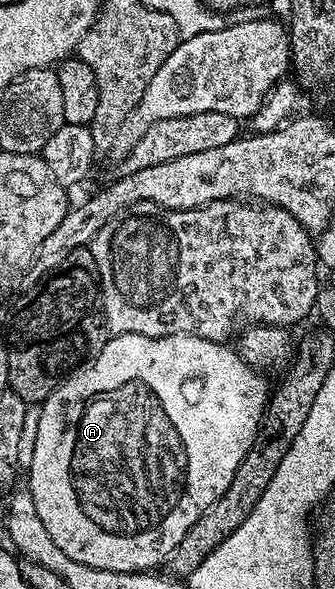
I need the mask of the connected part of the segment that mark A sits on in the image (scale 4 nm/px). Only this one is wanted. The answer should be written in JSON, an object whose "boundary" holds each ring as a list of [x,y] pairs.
{"boundary":[[[115,334],[108,339],[107,344],[101,350],[101,354],[97,354],[93,359],[88,360],[86,364],[75,368],[68,372],[66,376],[60,379],[59,385],[49,394],[49,398],[44,400],[41,407],[41,423],[37,426],[37,446],[33,446],[33,462],[29,469],[29,475],[26,487],[29,489],[33,503],[37,506],[37,518],[41,518],[41,523],[45,525],[45,530],[49,530],[49,538],[53,538],[53,542],[58,548],[64,552],[69,558],[73,558],[73,562],[85,562],[85,566],[93,566],[101,570],[109,570],[110,572],[149,572],[158,569],[158,564],[161,565],[171,556],[186,531],[223,494],[229,489],[230,482],[233,481],[237,468],[241,465],[241,460],[245,458],[245,454],[249,452],[249,448],[253,446],[254,438],[259,432],[260,425],[263,423],[264,411],[269,399],[269,387],[267,388],[267,380],[259,372],[254,372],[252,365],[244,360],[239,355],[234,347],[226,348],[226,343],[218,340],[206,340],[200,336],[190,336],[189,334],[177,334],[176,336],[142,336],[141,334]]]}

